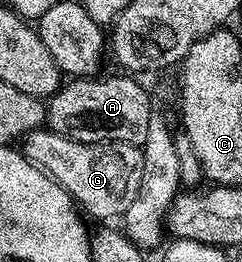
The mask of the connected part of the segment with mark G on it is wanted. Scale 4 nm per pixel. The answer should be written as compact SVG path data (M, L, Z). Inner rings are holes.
M38 128L20 139L19 149L26 160L51 175L90 219L124 215L139 192L139 180L143 180L140 149L126 142L80 142L66 134Z

